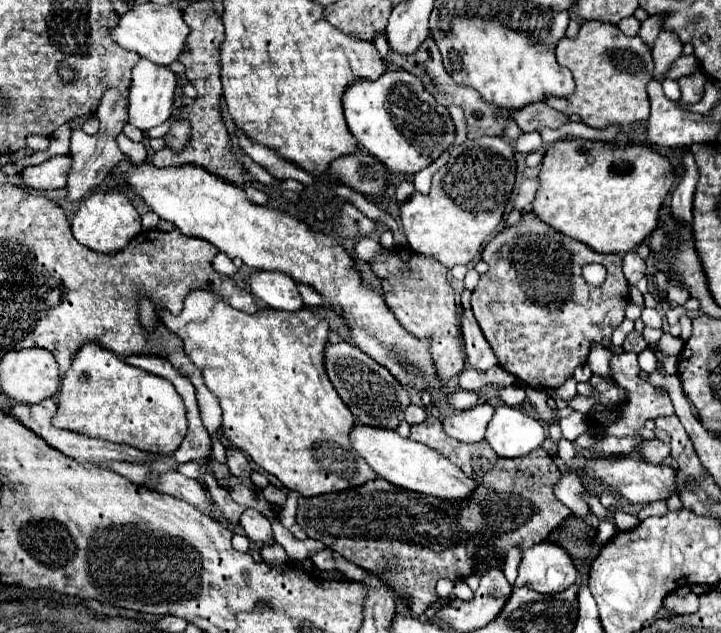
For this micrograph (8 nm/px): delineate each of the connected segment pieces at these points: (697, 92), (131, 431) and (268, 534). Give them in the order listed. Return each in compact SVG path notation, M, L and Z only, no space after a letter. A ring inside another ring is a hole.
M701 71L687 75L687 77L681 77L681 79L677 79L677 83L681 87L681 99L679 99L681 105L693 105L693 103L701 101L703 83L705 83L705 75Z
M85 343L77 357L73 359L71 367L67 369L61 389L59 389L59 409L55 415L55 425L69 431L79 431L95 439L105 439L111 443L125 443L135 449L143 449L147 453L155 455L171 455L179 443L183 441L187 433L187 417L185 417L185 405L181 397L177 395L175 387L153 373L147 373L139 367L133 367L125 363L119 355L115 355L111 349L105 349L101 343Z
M247 509L243 515L241 515L241 525L243 525L243 531L245 535L255 541L255 543L273 543L273 529L271 529L271 523L265 515L261 515L259 511L255 509Z

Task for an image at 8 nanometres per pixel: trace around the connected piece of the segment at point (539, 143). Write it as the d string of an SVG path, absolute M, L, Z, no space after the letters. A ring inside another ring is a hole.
M523 131L519 135L519 139L515 141L515 151L517 153L531 153L531 151L541 151L543 149L543 139L541 139L541 133L537 131Z

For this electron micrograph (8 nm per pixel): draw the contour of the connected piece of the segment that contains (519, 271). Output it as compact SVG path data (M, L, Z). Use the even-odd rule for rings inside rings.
M525 213L523 219L515 227L507 227L501 233L497 233L485 245L481 255L483 255L483 261L489 265L489 271L481 275L481 281L479 281L477 289L473 291L471 309L475 313L475 319L479 321L479 327L481 327L483 335L485 335L485 339L489 341L495 357L499 359L499 365L507 373L511 373L517 379L521 379L523 383L527 383L529 387L535 387L535 389L555 389L555 387L561 387L565 383L565 379L569 379L573 375L573 369L577 369L579 365L587 363L591 341L611 341L611 333L625 319L625 305L629 303L629 285L627 285L627 279L623 277L623 271L621 271L621 255L599 255L593 249L587 249L587 245L583 245L579 241L571 241L569 237L563 237L561 233L555 233L555 229L551 229L549 225L543 225L543 221L539 221L533 213ZM587 263L601 263L601 265L607 267L607 279L605 279L605 283L601 287L591 287L591 285L587 285L583 281L581 267L587 265Z

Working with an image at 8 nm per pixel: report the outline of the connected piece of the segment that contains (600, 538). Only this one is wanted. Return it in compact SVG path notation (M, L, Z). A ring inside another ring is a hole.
M607 517L599 519L597 533L595 533L595 539L593 539L593 547L603 547L613 535L615 535L615 525L613 525L613 521L607 519Z

